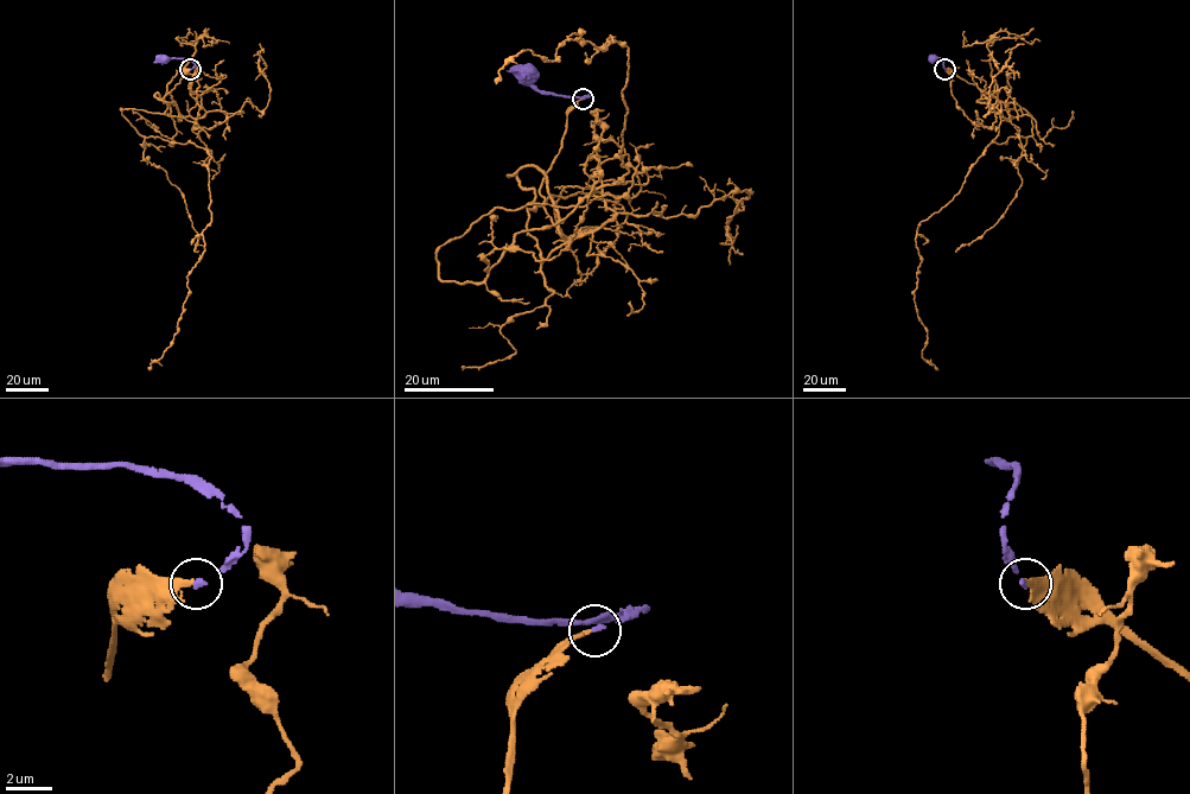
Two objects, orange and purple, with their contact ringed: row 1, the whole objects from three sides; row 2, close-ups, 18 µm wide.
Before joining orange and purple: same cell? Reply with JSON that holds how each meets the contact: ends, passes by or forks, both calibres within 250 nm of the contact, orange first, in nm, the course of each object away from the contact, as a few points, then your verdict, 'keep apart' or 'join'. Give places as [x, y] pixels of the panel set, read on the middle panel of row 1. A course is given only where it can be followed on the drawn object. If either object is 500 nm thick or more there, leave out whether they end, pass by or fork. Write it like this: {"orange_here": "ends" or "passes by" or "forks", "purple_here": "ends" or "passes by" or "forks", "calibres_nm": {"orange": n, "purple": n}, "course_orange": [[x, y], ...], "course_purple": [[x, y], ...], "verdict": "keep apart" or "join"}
{"orange_here": "ends", "purple_here": "ends", "calibres_nm": {"orange": 220, "purple": 180}, "course_orange": [[583, 99], [564, 237], [521, 167], [443, 281], [628, 171], [613, 37], [496, 84]], "course_purple": [[584, 99], [592, 94], [581, 97], [542, 94], [524, 80], [524, 74]], "verdict": "join"}

